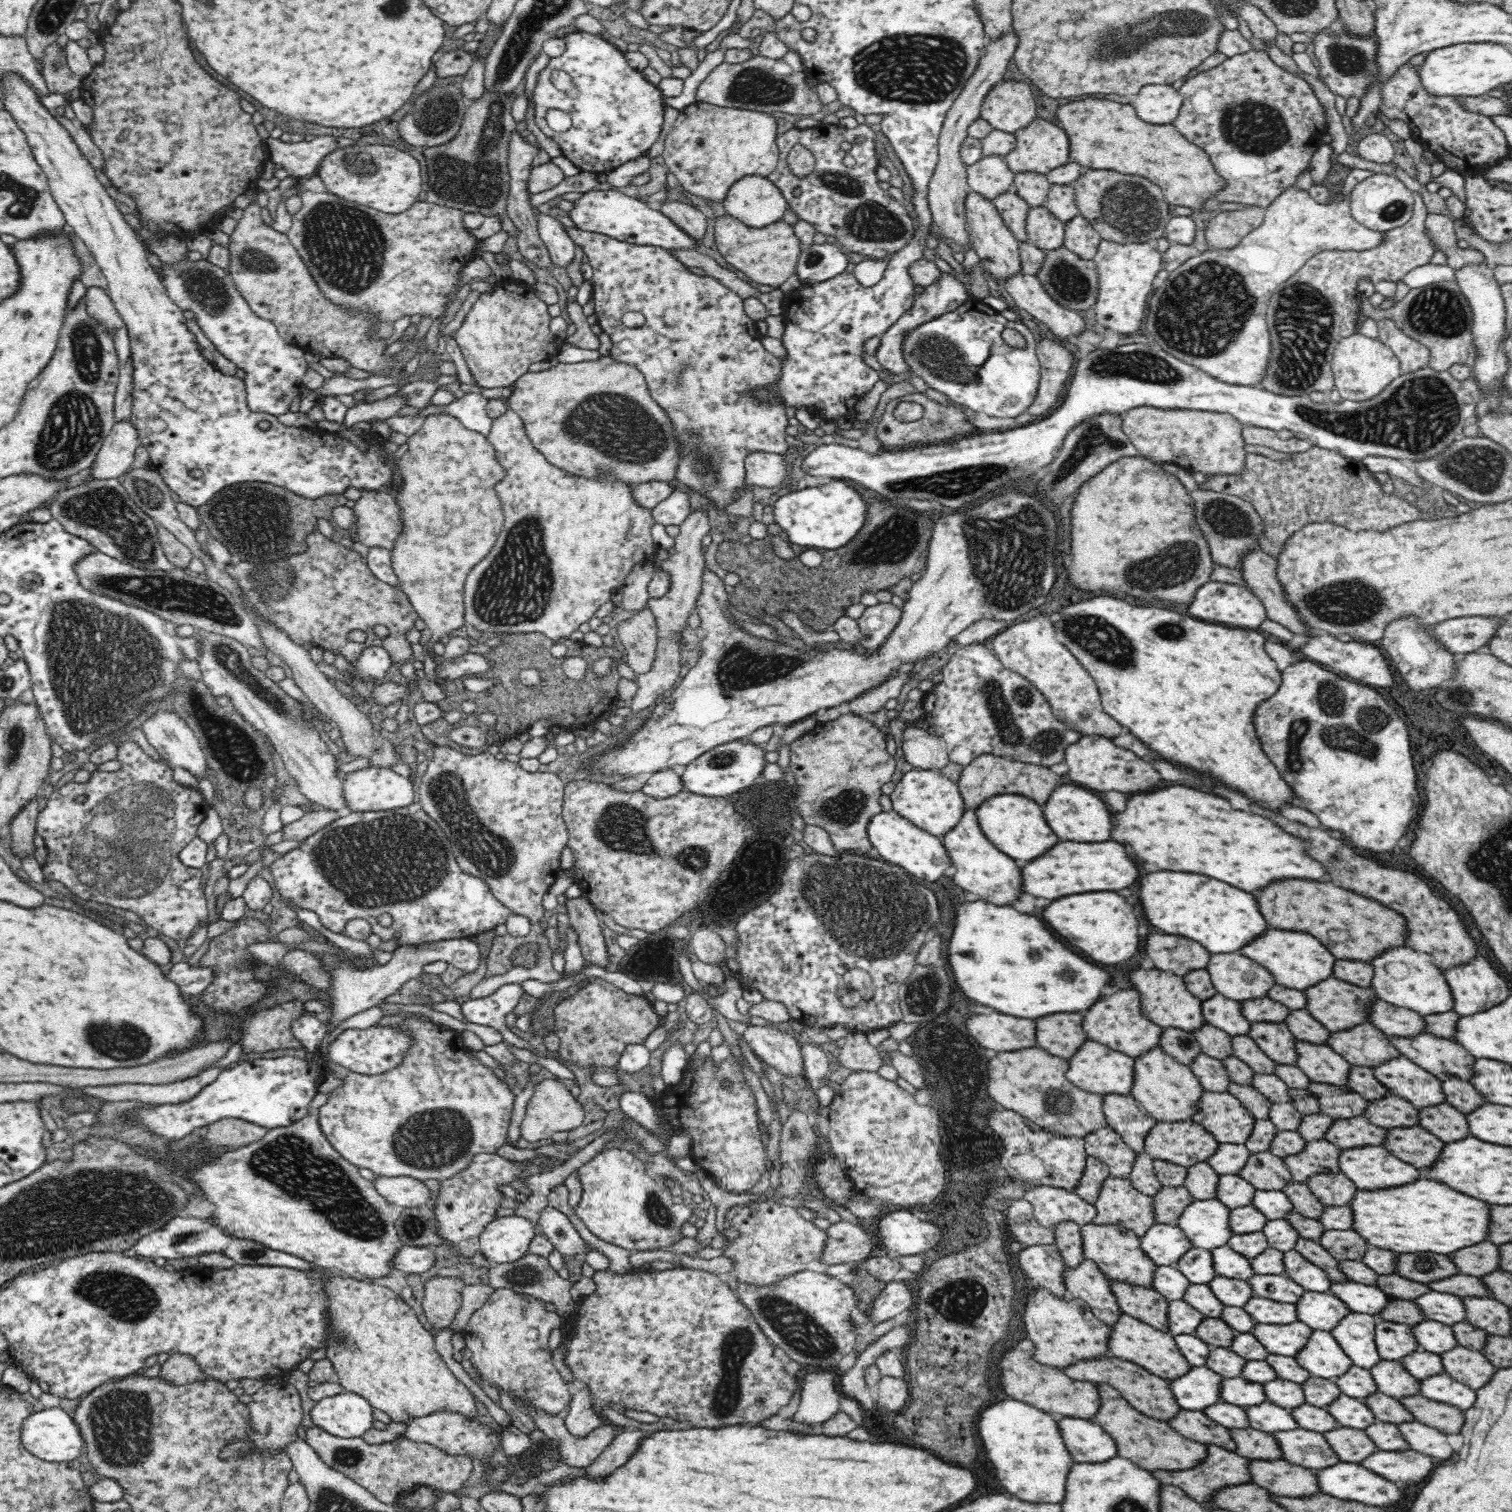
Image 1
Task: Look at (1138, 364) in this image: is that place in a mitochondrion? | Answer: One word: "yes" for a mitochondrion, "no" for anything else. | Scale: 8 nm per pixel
yes

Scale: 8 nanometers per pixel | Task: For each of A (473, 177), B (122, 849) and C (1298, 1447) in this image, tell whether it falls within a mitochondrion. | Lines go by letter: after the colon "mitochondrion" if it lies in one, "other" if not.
A: mitochondrion
B: mitochondrion
C: mitochondrion

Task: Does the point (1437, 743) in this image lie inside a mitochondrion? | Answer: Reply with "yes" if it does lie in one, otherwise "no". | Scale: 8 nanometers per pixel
no

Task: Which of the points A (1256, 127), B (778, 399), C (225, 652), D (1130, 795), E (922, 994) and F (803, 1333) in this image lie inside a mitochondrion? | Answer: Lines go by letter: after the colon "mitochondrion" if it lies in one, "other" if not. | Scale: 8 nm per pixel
A: mitochondrion
B: other
C: mitochondrion
D: other
E: mitochondrion
F: mitochondrion

